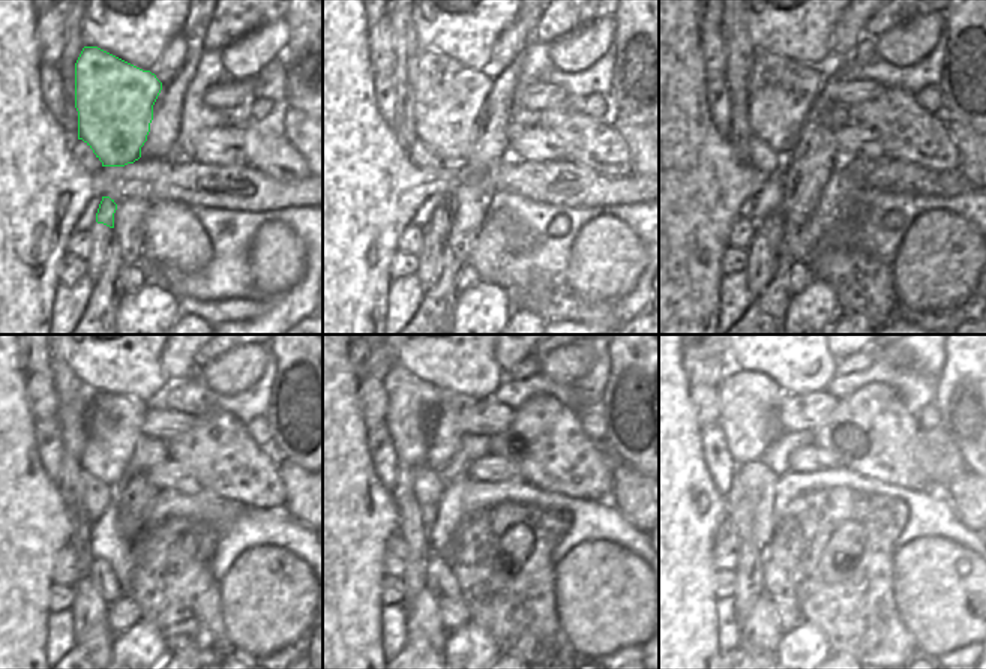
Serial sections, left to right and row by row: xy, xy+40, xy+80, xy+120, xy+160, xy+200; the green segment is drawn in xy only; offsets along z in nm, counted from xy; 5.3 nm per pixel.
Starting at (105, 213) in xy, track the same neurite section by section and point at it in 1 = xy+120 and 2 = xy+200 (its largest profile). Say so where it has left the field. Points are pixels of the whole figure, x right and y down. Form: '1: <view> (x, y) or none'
1: xy+120 (102, 575)
2: xy+200 (778, 585)

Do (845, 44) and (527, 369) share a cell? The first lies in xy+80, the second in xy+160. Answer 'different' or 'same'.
different

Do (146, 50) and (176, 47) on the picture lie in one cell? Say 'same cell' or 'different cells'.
different cells

